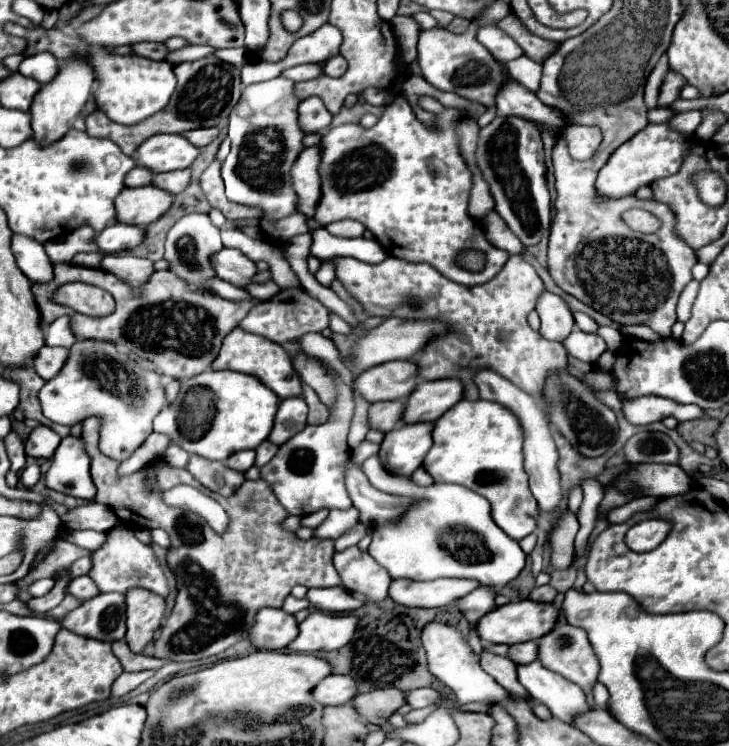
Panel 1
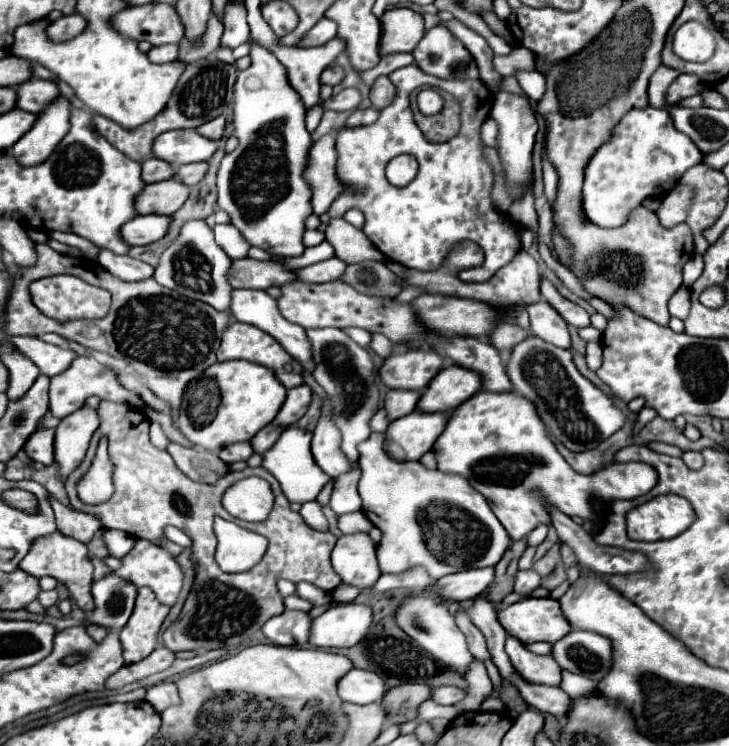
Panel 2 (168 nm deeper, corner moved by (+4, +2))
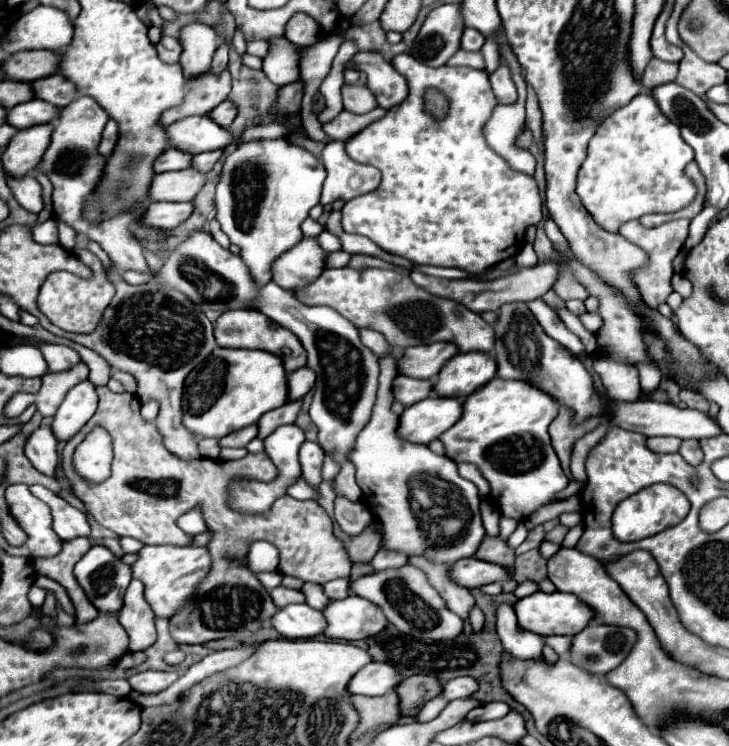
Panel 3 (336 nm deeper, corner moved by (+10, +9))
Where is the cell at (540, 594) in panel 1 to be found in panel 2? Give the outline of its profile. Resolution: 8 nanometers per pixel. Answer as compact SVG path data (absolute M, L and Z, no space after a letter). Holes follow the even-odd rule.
M534 569L528 571L518 571L516 573L516 581L514 581L514 591L520 593L522 597L526 597L526 593L530 593L532 589L536 589L540 585L540 577Z

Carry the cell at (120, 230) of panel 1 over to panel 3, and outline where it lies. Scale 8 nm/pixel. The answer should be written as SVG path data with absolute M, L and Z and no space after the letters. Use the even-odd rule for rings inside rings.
M152 202L146 206L146 210L140 216L140 224L154 226L160 230L170 230L182 224L192 212L190 202L174 204L174 202Z

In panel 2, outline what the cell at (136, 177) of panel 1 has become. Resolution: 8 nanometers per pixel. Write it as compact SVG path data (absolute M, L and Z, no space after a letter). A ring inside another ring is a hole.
M148 159L142 165L144 183L158 183L158 181L172 179L174 173L176 173L176 167L168 161L162 161L162 159Z

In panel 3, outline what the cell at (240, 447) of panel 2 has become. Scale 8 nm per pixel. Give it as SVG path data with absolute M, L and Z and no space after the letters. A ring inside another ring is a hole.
M246 426L246 428L242 428L242 430L236 430L236 432L232 432L232 434L224 436L224 438L220 438L220 446L222 446L222 448L242 448L242 446L246 446L252 438L256 438L256 434L258 434L256 426Z

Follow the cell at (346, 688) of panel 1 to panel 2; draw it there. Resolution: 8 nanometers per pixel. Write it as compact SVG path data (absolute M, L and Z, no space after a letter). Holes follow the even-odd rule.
M352 669L338 683L338 695L348 703L358 703L358 705L382 701L386 691L388 689L386 689L384 679L364 669Z

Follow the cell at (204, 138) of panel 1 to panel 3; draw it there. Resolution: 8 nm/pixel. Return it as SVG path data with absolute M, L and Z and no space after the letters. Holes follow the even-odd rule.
M224 100L222 104L218 104L210 114L208 114L214 122L218 122L222 128L228 128L236 116L236 106L228 100Z

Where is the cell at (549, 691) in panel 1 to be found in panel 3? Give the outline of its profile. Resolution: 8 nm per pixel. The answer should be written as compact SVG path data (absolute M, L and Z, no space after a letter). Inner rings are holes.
M502 604L496 612L496 632L502 640L504 650L518 660L544 660L542 636L522 630L516 622L514 610L508 604Z

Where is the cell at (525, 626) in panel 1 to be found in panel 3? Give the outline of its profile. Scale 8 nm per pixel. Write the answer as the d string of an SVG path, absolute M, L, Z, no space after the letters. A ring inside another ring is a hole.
M534 592L526 598L520 598L514 604L514 612L518 618L518 626L530 632L536 632L540 636L550 636L550 634L564 634L564 636L572 636L574 632L580 632L590 620L592 620L592 610L580 602L576 596L572 594L564 594L564 592Z

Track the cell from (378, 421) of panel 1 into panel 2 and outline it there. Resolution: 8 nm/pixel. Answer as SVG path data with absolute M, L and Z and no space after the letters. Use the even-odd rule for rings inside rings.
M390 389L386 393L386 411L388 419L400 419L408 413L412 413L420 401L422 393L420 391L406 391L406 389Z

